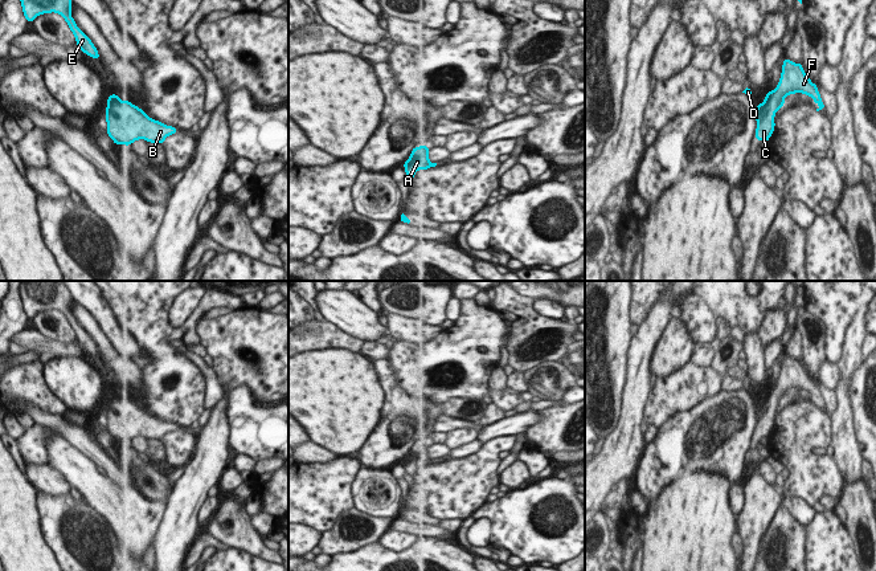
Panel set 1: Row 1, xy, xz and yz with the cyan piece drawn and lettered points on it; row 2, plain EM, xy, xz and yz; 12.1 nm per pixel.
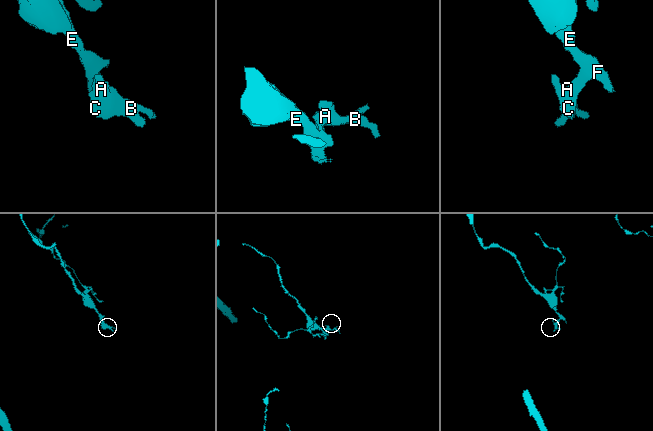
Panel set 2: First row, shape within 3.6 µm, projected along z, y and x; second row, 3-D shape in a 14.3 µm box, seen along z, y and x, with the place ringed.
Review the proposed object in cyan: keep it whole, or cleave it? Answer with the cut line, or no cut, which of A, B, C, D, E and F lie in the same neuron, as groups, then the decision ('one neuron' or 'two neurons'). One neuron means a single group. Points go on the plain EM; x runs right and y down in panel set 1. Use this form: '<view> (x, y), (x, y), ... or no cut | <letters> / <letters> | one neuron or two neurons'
no cut | A B C D E F | one neuron

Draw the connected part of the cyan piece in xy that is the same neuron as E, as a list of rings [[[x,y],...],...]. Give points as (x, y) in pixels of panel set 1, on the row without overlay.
[[[21,281],[20,298],[26,318],[44,310],[58,310],[73,329],[77,343],[91,355],[101,355],[91,337],[77,323],[71,314],[71,295],[61,281]]]

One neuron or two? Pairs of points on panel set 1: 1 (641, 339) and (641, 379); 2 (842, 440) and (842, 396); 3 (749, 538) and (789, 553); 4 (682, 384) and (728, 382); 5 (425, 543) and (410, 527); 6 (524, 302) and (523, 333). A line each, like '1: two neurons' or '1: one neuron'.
1: one neuron
2: one neuron
3: two neurons
4: two neurons
5: two neurons
6: one neuron

